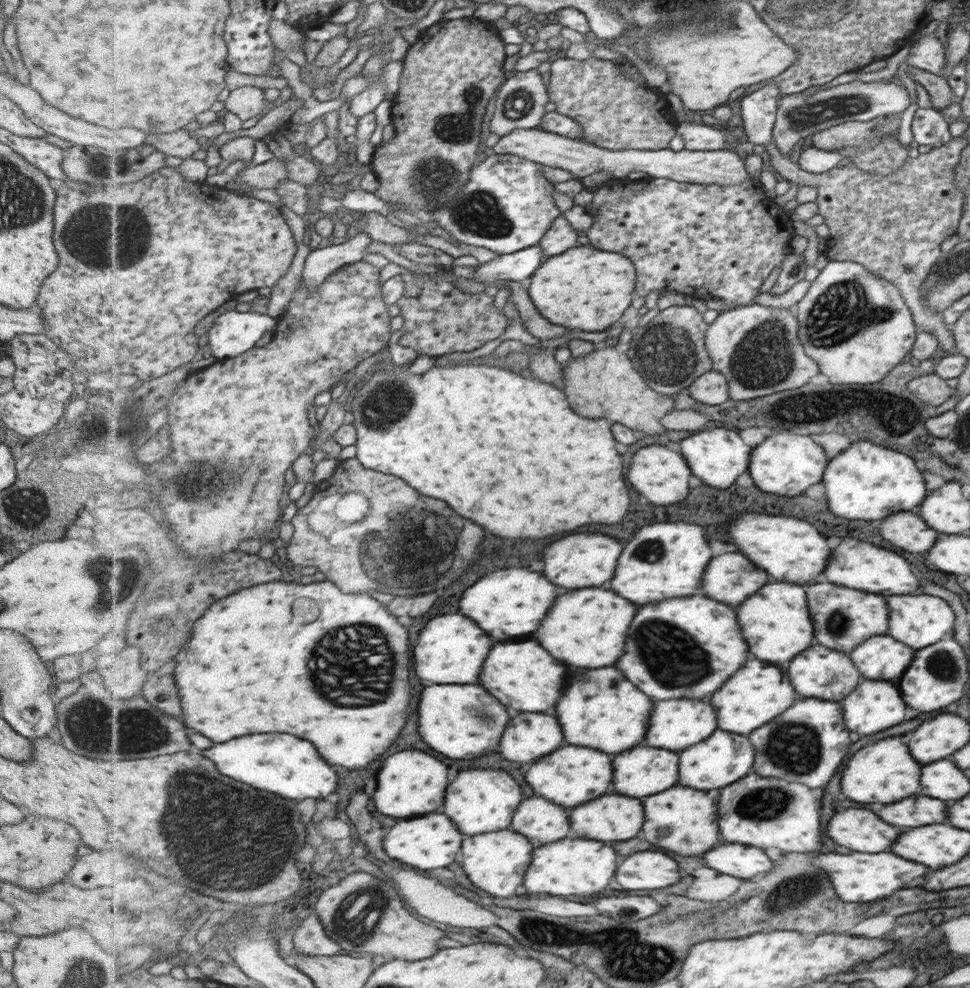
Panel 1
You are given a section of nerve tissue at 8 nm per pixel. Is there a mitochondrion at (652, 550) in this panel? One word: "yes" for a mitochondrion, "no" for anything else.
yes

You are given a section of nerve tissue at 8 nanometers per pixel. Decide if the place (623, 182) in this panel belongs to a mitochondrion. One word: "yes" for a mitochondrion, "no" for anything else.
no

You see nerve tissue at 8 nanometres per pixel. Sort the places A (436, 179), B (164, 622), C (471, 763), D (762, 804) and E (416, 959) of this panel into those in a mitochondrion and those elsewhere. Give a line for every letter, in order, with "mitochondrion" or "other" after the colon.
A: mitochondrion
B: other
C: other
D: mitochondrion
E: other

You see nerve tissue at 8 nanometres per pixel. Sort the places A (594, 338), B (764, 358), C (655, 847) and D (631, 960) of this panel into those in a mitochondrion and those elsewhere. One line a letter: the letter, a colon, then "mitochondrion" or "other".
A: other
B: mitochondrion
C: other
D: mitochondrion

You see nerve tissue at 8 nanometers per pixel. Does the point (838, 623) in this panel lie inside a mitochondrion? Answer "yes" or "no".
yes

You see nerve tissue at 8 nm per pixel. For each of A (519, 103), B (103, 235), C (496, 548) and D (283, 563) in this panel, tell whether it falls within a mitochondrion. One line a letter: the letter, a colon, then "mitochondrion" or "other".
A: mitochondrion
B: mitochondrion
C: other
D: other

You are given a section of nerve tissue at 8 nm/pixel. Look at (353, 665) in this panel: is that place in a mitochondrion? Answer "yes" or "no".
yes

